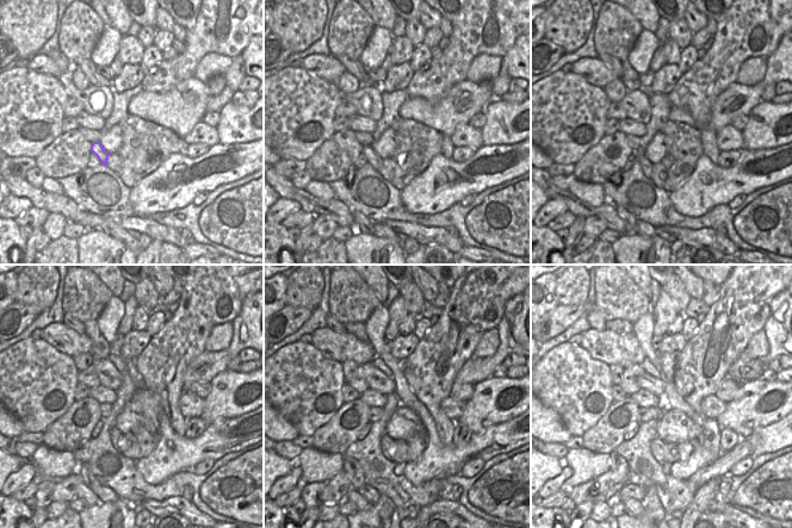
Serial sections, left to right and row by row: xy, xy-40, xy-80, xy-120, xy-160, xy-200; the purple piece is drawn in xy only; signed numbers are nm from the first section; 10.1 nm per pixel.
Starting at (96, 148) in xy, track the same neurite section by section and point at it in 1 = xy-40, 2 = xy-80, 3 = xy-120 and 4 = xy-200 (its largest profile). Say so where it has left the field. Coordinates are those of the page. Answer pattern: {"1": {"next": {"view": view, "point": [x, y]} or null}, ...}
{"1": {"next": {"view": "xy-40", "point": [372, 157]}}, "2": {"next": {"view": "xy-80", "point": [647, 166]}}, "3": {"next": {"view": "xy-120", "point": [115, 434]}}, "4": {"next": {"view": "xy-200", "point": [657, 446]}}}

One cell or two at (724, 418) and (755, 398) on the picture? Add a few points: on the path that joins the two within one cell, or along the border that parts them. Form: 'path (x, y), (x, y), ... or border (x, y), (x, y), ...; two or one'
path (731, 418), (737, 416), (748, 405); one

